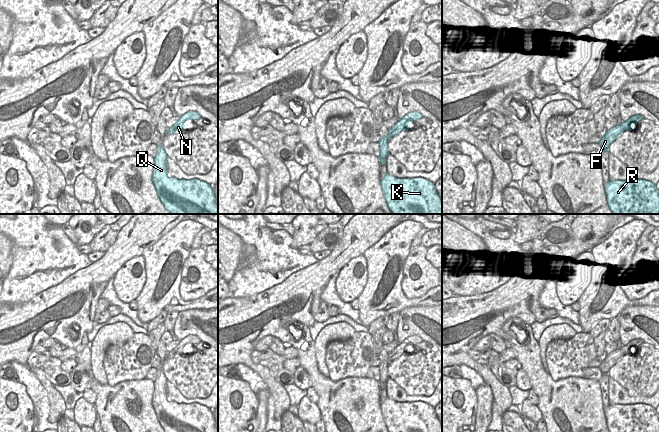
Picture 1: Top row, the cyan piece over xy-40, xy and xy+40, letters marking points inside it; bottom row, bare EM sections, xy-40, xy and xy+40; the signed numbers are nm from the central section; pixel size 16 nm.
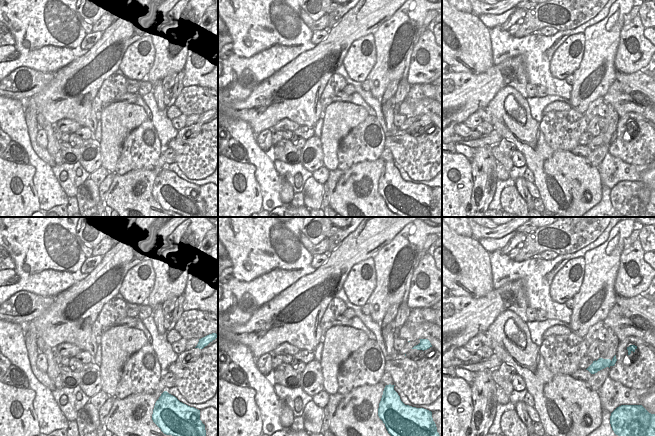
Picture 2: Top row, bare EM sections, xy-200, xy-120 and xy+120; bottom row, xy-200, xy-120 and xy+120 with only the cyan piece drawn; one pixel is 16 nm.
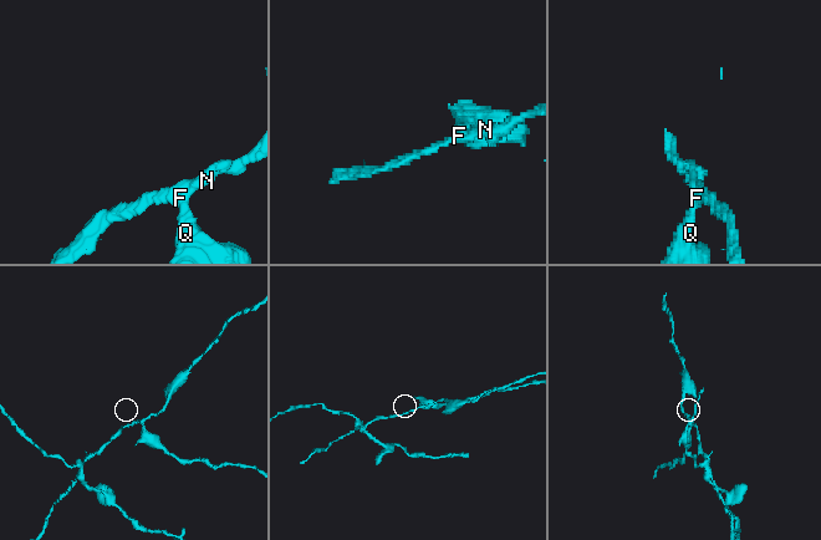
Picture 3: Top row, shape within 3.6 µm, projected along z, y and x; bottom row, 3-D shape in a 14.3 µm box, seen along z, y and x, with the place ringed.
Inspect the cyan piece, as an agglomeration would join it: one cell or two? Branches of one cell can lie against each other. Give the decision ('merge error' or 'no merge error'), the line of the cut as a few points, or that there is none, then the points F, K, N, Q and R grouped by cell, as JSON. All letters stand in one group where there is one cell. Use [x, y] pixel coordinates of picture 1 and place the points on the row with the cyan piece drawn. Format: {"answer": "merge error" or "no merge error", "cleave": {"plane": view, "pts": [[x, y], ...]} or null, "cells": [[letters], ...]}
{"answer": "merge error", "cleave": {"plane": "xy", "pts": [[386, 136], [388, 141]]}, "cells": [["F", "N"], ["K", "Q", "R"]]}

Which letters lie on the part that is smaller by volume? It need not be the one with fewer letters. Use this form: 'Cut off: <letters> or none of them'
Cut off: K, Q, R

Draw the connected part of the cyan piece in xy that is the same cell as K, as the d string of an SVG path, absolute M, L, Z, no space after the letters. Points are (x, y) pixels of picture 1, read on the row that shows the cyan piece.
M387 173L380 184L392 214L442 214L435 185L424 178L397 178Z

